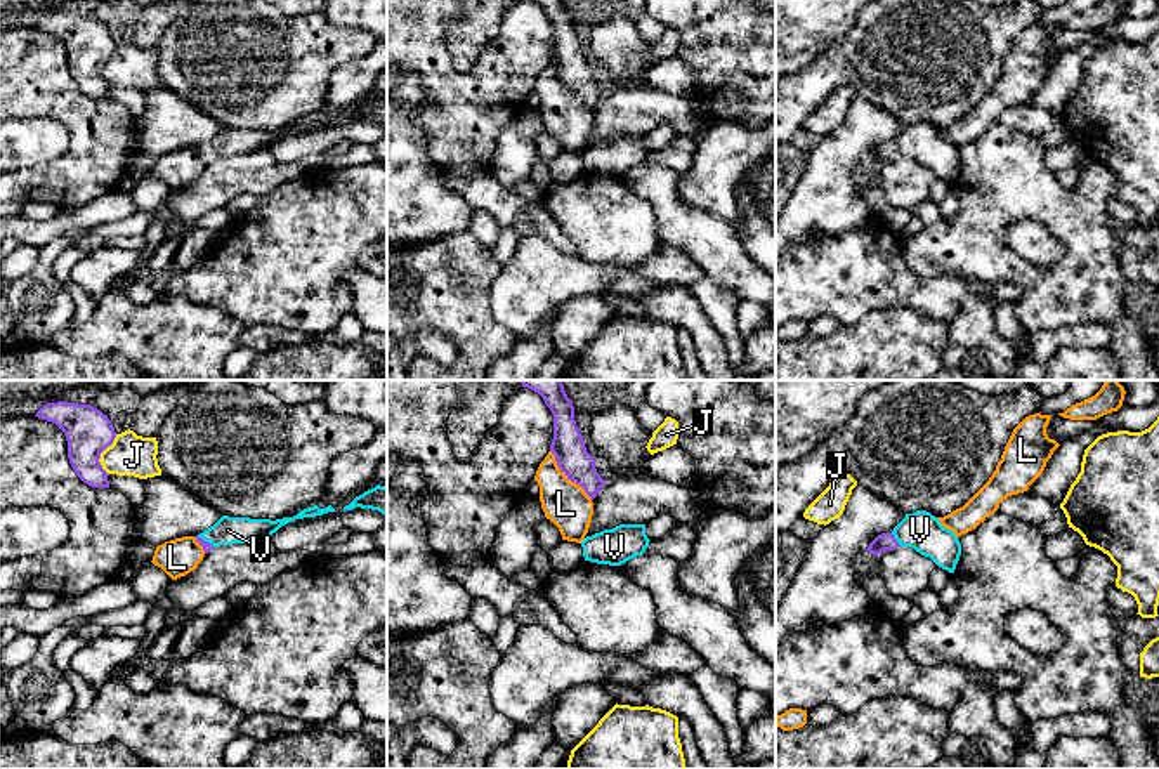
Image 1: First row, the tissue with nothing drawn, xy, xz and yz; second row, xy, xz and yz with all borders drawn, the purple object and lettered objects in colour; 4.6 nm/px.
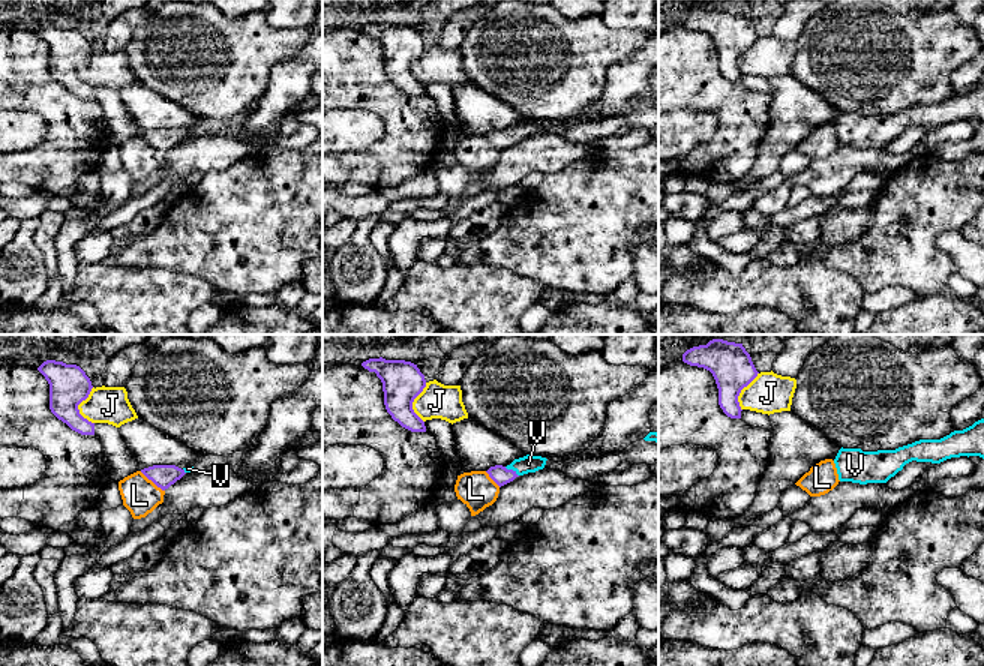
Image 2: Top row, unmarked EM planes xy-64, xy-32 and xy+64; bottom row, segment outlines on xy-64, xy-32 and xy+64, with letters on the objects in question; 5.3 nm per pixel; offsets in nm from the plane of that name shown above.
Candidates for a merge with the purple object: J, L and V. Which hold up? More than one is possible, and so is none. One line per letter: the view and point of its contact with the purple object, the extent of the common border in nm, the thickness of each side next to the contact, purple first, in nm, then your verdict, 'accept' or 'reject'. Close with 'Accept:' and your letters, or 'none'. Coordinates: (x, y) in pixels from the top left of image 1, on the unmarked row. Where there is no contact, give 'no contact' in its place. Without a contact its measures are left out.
J: meets purple in xy at (99, 66); contact 200 nm long; 220 nm thick on the purple side, 190 nm on the other; reject
L: meets purple in xz at (566, 85); contact 300 nm long; 160 nm thick on the purple side, 200 nm on the other; reject
V: meets purple in yz at (894, 150); contact 70 nm long; 80 nm thick on the purple side, 180 nm on the other; accept
Accept: V

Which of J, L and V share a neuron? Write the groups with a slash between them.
J / L / V

